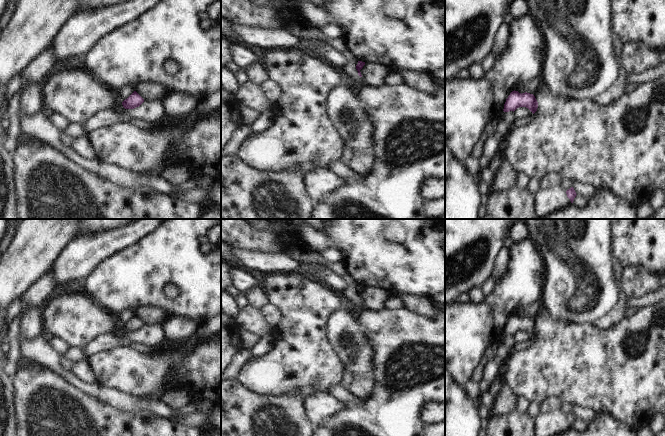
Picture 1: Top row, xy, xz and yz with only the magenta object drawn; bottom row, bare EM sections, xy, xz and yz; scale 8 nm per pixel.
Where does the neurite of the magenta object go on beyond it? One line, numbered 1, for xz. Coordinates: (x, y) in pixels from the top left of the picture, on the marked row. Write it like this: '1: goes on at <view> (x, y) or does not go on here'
1: does not go on here

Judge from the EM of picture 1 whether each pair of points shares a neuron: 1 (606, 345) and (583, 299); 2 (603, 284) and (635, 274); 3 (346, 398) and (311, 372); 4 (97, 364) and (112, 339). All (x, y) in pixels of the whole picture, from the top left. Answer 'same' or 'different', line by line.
1: different
2: different
3: different
4: different

